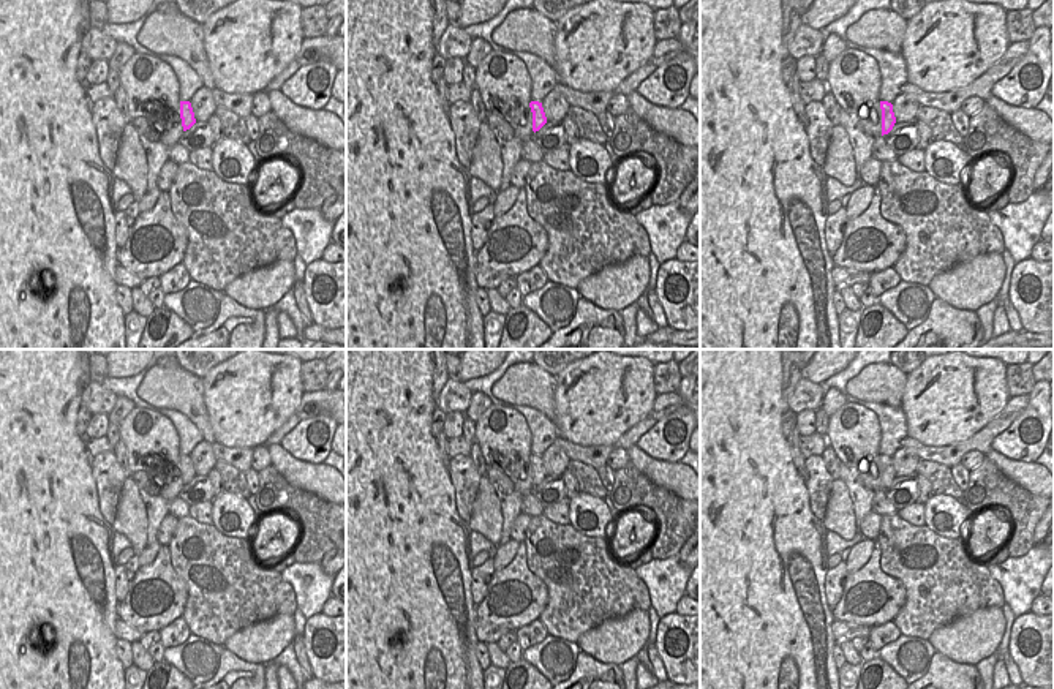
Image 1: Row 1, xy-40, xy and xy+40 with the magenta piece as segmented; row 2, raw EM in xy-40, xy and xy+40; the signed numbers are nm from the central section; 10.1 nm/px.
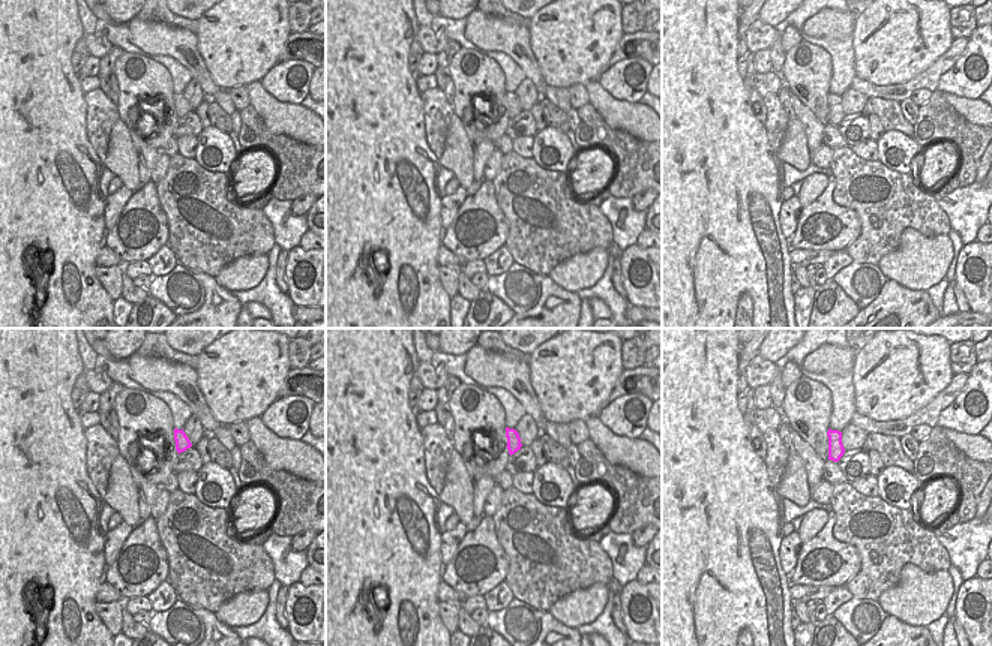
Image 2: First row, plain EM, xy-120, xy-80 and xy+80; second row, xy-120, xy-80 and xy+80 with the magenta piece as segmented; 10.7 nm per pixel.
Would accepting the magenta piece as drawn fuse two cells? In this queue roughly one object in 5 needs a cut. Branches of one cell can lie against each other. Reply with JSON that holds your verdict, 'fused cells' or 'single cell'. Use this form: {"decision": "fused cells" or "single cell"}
{"decision": "single cell"}

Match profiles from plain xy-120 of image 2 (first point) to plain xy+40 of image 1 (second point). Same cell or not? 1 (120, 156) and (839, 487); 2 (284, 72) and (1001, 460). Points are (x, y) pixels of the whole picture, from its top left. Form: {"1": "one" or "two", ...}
{"1": "one", "2": "two"}

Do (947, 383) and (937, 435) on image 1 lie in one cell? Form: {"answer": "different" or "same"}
{"answer": "same"}

